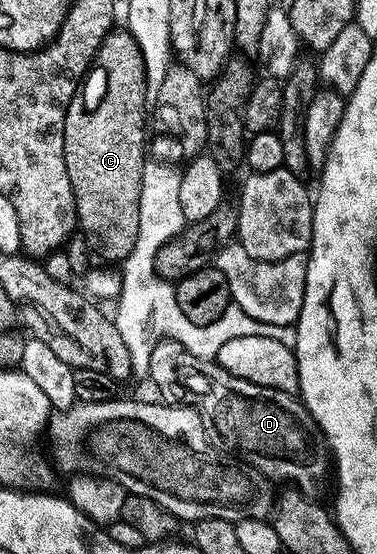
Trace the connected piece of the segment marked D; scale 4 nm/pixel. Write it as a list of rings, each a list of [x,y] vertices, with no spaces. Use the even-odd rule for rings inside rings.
[[[166,338],[162,342],[159,342],[153,349],[151,359],[149,360],[149,378],[155,381],[155,386],[159,389],[158,397],[162,399],[164,403],[175,404],[182,403],[182,405],[191,407],[192,410],[198,412],[200,418],[203,419],[204,427],[209,428],[211,426],[210,433],[214,435],[216,439],[228,451],[234,452],[242,461],[247,462],[250,466],[255,466],[262,474],[267,475],[268,478],[272,480],[278,480],[287,482],[283,484],[290,484],[294,489],[300,490],[303,494],[306,494],[308,498],[313,498],[316,500],[322,499],[322,494],[327,490],[328,479],[332,477],[333,474],[333,459],[329,453],[329,447],[324,439],[321,431],[319,431],[319,425],[313,420],[313,416],[307,410],[306,406],[303,405],[302,401],[296,395],[286,394],[280,390],[274,390],[273,388],[265,388],[261,384],[249,384],[249,380],[241,380],[237,376],[233,376],[229,372],[225,372],[225,368],[221,368],[218,362],[209,359],[199,359],[197,356],[193,356],[193,353],[189,348],[185,347],[179,342],[175,342],[172,338]]]

